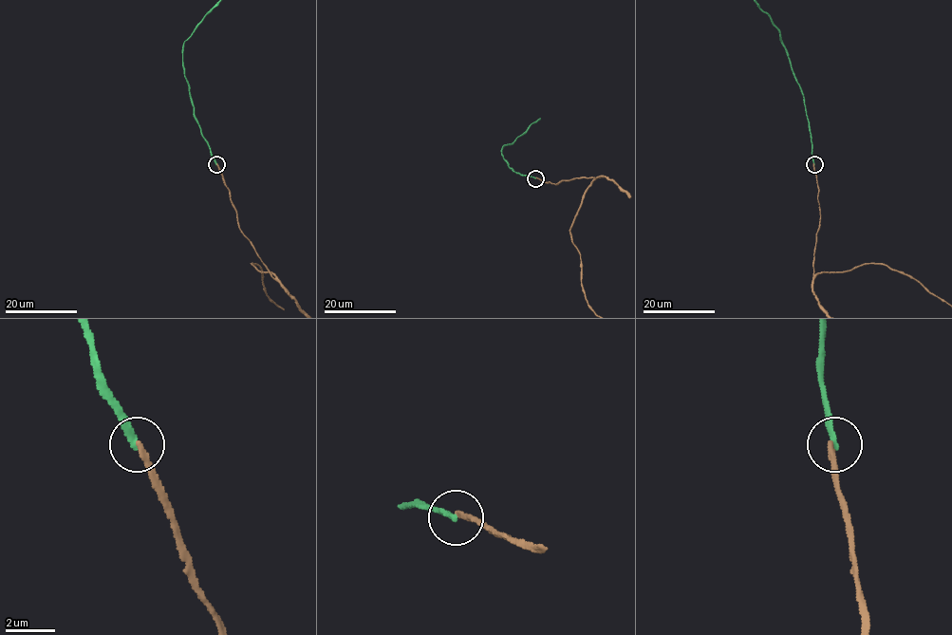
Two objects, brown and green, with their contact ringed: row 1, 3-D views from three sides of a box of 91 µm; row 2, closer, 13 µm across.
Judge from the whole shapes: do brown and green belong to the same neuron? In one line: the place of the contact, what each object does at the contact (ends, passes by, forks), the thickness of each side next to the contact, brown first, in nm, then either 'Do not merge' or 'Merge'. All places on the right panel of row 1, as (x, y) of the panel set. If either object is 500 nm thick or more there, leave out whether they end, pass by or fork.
Place: (814, 164). At the ring brown ends. At the ring green ends. Thickness 240 nm (brown) against 260 nm. Do not merge

